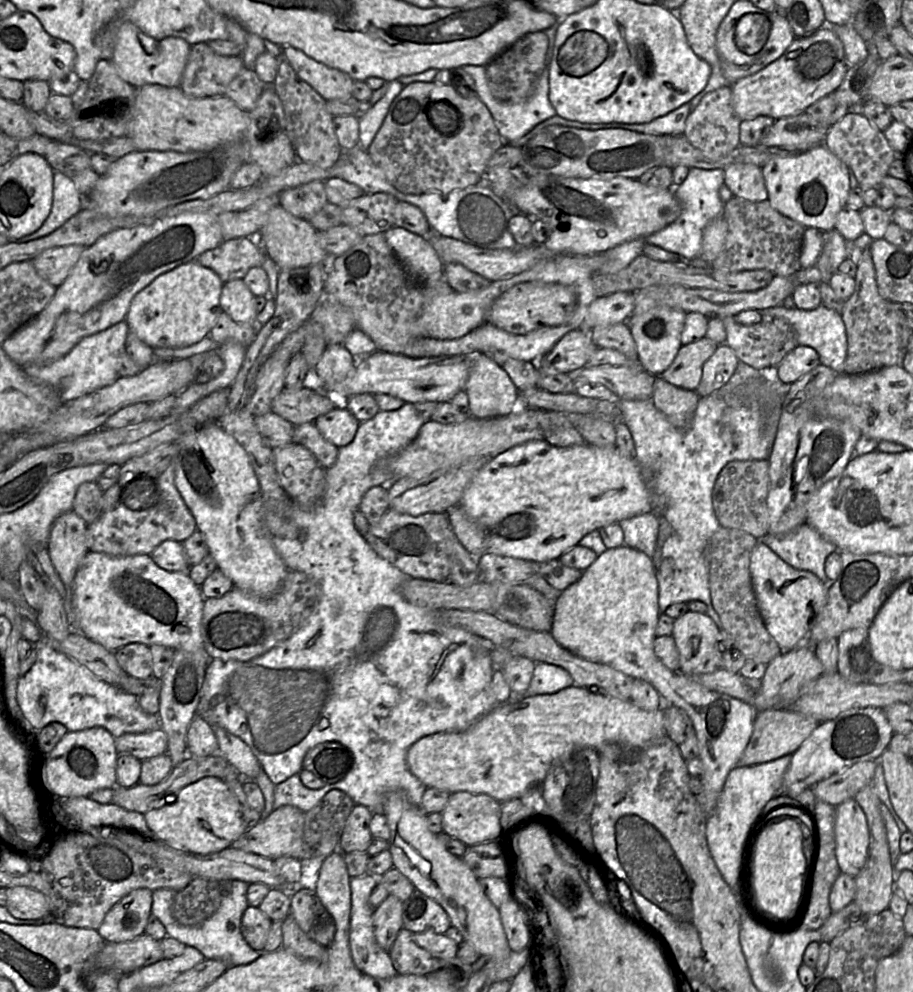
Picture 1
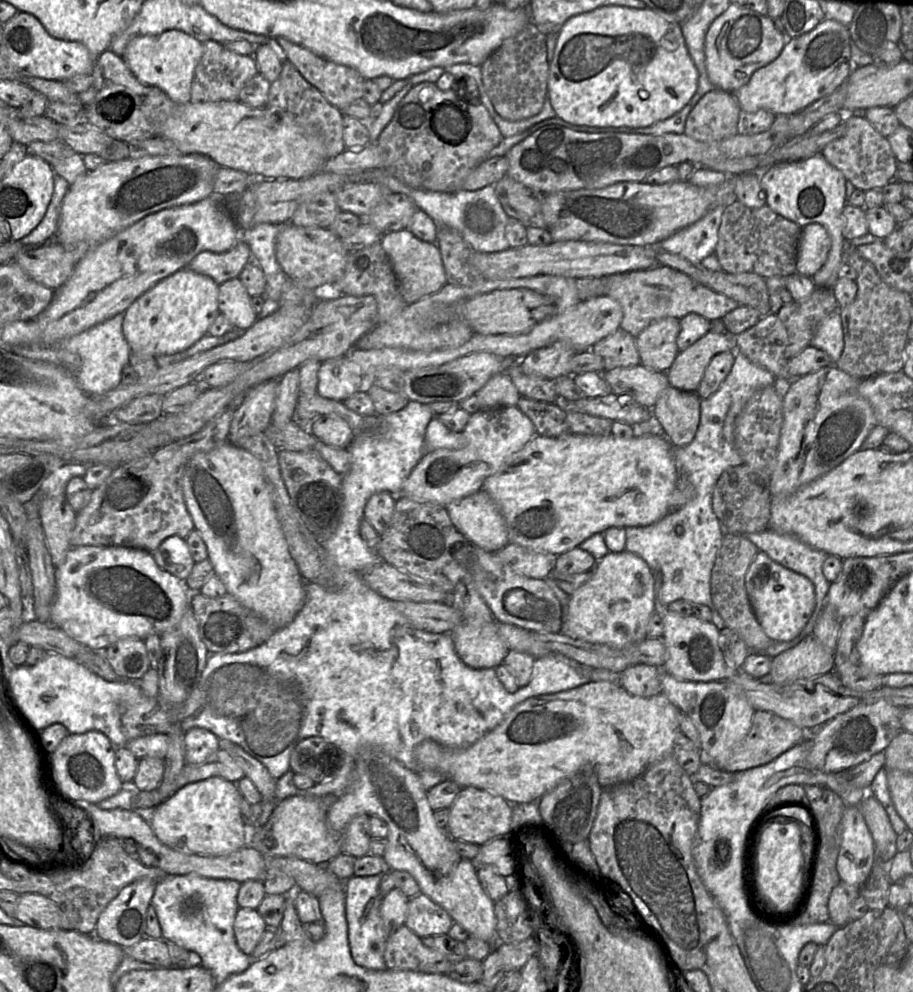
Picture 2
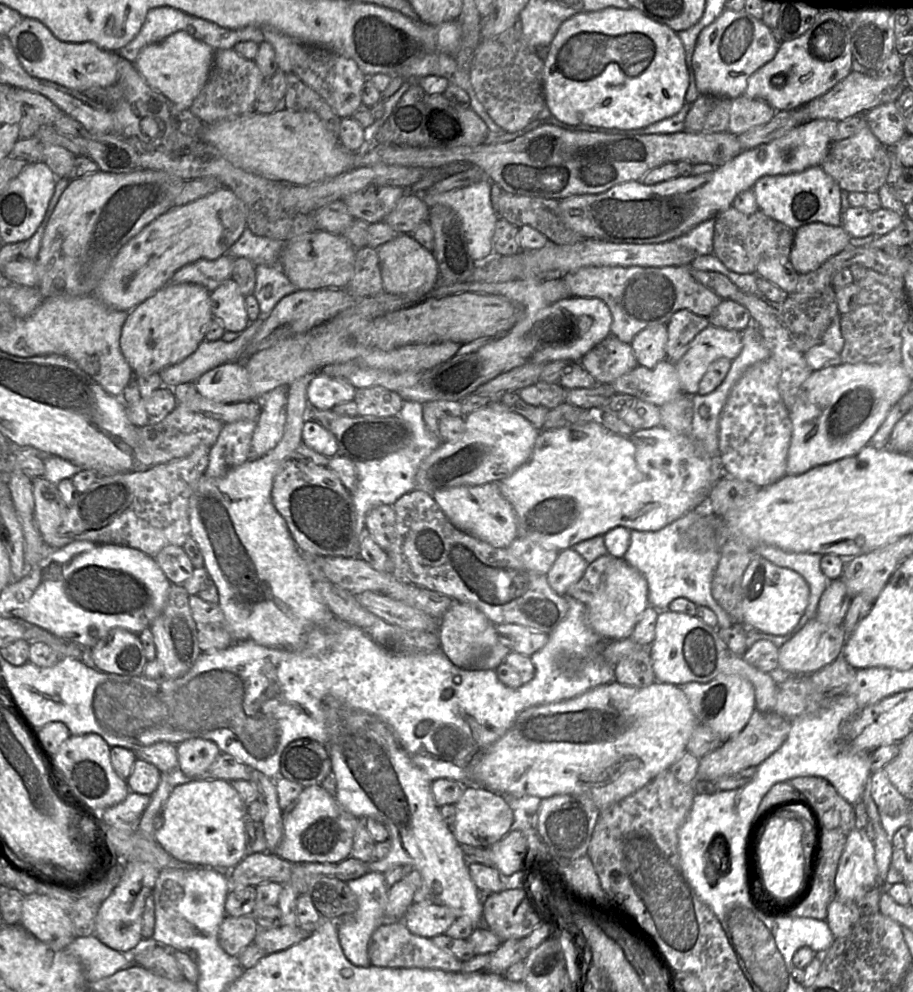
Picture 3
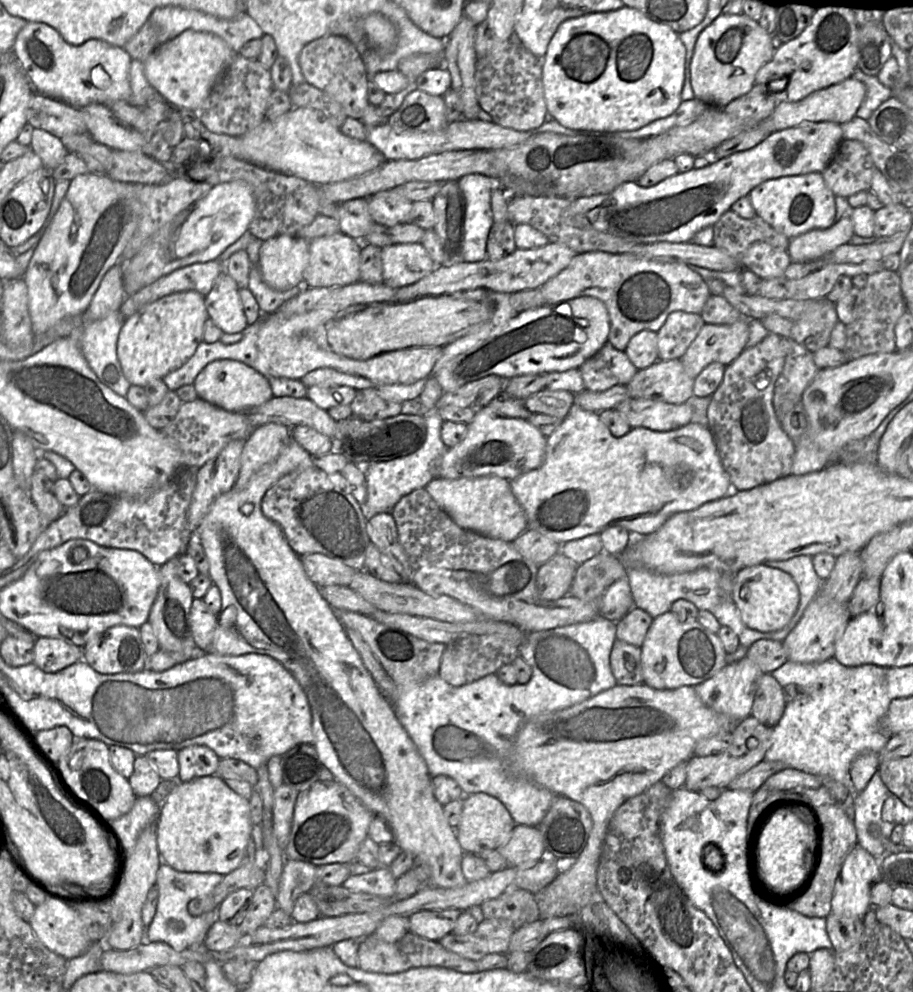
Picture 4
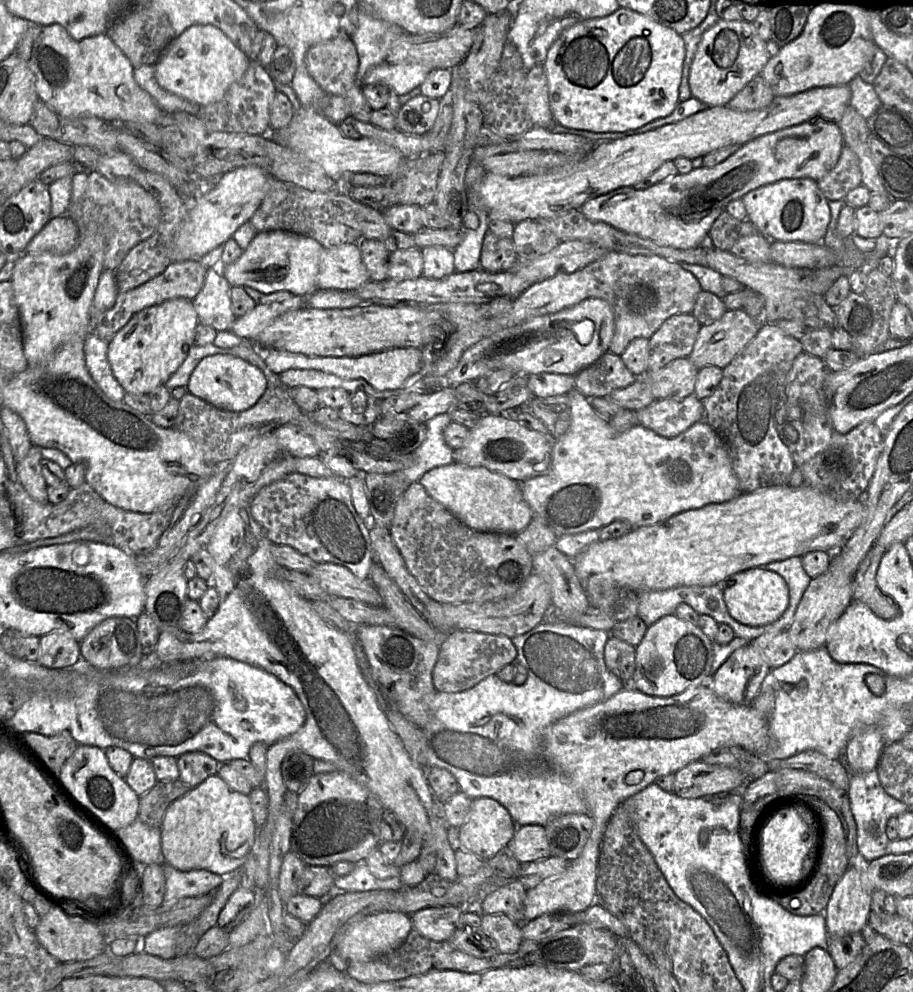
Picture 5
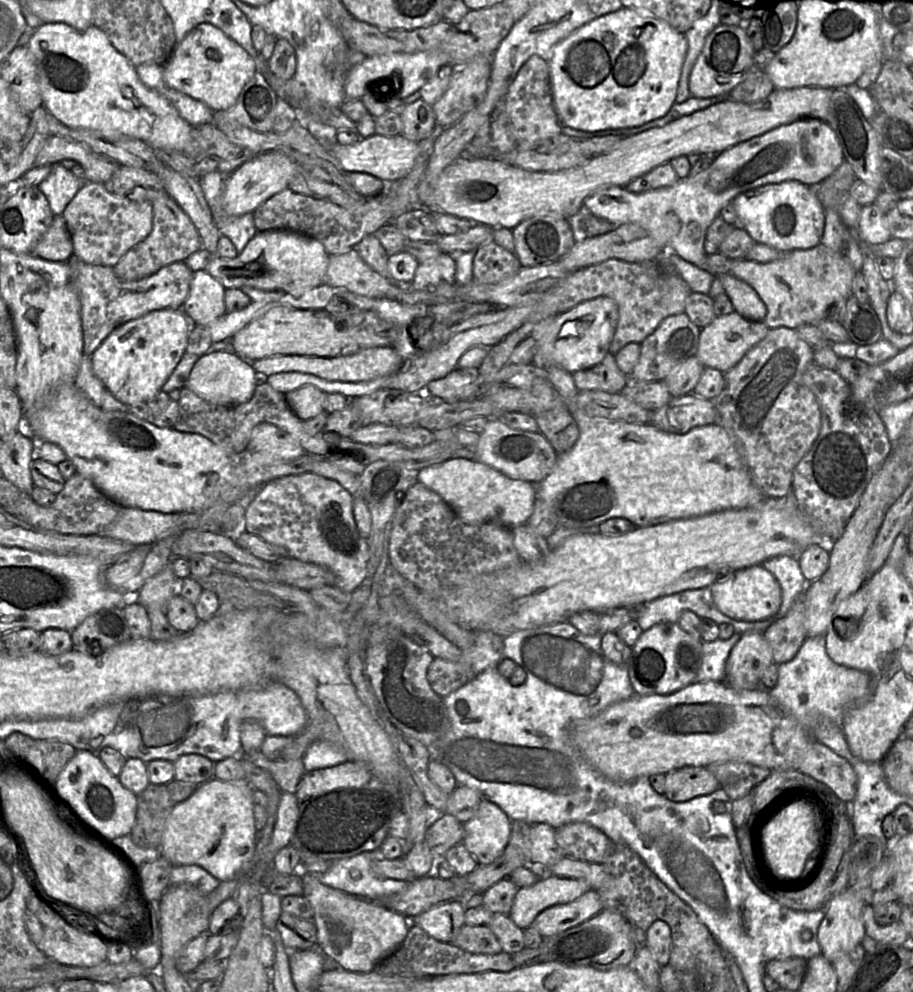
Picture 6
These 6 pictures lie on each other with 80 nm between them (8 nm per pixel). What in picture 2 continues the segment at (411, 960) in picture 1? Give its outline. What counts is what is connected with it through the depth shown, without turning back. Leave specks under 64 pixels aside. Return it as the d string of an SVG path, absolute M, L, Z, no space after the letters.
M402 925L386 941L384 960L388 969L447 974L453 963L440 952L423 944L422 939Z

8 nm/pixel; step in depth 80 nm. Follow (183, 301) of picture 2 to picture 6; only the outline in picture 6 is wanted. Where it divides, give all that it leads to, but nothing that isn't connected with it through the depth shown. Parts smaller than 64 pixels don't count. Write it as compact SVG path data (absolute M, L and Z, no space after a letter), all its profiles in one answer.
M161 309L115 329L90 356L94 374L121 403L148 402L173 373L186 353L193 323L182 309Z

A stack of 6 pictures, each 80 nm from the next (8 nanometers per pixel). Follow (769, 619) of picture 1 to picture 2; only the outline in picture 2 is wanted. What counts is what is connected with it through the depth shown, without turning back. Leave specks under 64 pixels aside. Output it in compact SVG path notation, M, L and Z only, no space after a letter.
M757 552L745 575L745 587L754 614L765 634L776 642L795 639L804 629L815 609L815 588L805 576L772 560L765 552Z

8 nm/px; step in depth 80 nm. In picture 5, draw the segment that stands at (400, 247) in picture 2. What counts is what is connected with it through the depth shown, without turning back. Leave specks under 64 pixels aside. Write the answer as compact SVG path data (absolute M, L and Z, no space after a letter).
M419 247L393 251L388 259L388 278L411 280L422 276L423 255Z

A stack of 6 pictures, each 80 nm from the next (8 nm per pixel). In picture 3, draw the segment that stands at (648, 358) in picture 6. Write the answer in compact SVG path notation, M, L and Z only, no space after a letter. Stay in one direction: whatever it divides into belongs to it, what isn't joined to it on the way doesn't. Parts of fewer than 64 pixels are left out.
M680 310L673 314L667 323L666 360L678 362L695 337L709 325L707 317L696 315L689 310Z

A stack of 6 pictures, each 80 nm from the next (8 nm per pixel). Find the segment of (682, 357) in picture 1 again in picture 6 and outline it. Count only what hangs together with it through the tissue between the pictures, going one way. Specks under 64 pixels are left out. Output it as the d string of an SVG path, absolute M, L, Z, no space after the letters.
M736 311L716 317L709 325L701 329L695 356L705 368L717 369L724 374L737 365L754 345L763 340L769 330L763 321L750 321Z

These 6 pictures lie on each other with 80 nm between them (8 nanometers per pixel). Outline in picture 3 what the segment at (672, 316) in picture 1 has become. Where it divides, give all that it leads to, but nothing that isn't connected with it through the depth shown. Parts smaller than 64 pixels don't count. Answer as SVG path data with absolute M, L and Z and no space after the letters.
M661 324L641 331L632 341L631 346L640 366L654 368L666 360L668 341L667 325Z

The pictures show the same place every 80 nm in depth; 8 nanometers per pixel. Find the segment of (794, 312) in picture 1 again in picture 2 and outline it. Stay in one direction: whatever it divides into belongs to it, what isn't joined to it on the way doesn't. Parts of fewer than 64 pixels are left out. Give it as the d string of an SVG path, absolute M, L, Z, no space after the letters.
M839 310L831 312L821 321L810 344L826 352L832 364L835 365L844 348L843 326Z

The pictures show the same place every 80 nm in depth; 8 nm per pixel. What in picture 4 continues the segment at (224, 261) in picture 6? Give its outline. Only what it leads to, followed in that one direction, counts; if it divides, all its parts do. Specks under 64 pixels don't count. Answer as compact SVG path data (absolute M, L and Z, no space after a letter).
M287 235L263 241L256 266L264 282L280 291L303 285L303 273L309 261L309 242Z

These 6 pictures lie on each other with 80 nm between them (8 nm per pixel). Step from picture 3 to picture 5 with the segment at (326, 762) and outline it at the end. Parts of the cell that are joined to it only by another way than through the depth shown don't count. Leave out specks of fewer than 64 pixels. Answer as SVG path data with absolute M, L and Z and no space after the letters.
M293 750L283 759L281 773L286 789L299 793L308 783L314 772L315 759L302 750Z

